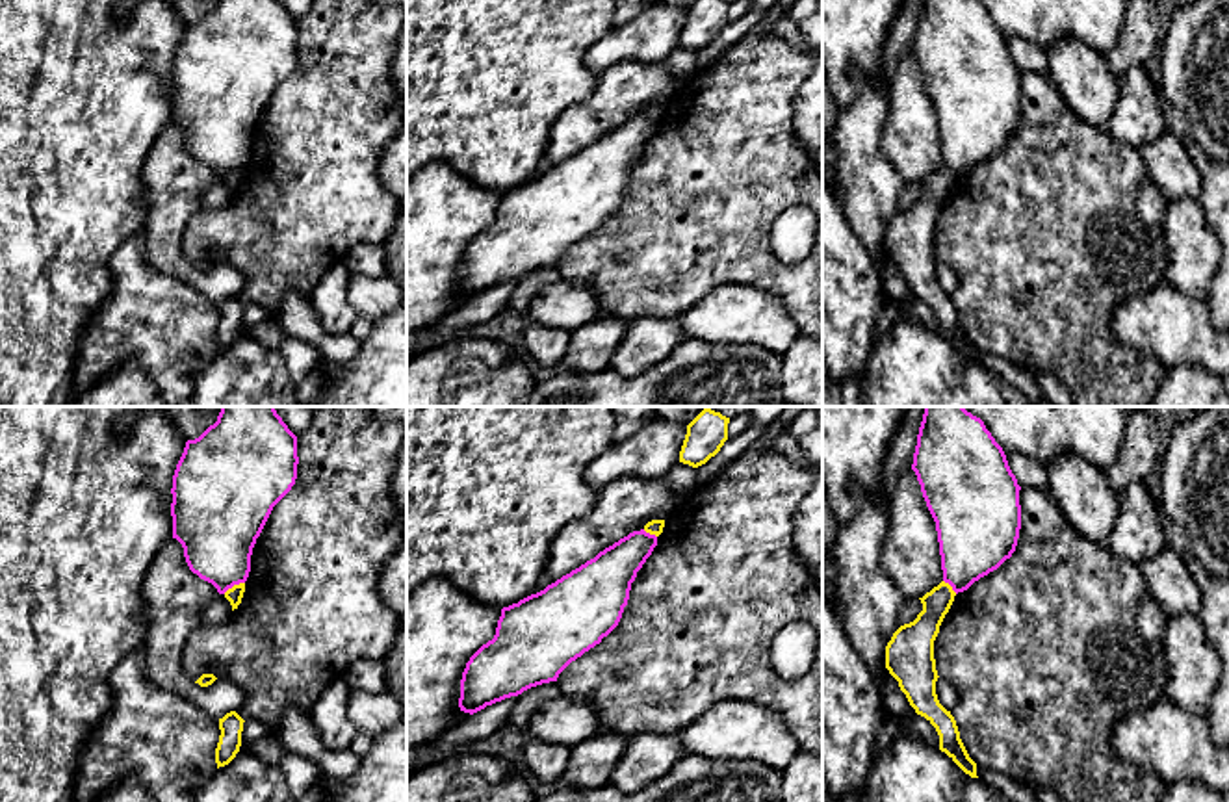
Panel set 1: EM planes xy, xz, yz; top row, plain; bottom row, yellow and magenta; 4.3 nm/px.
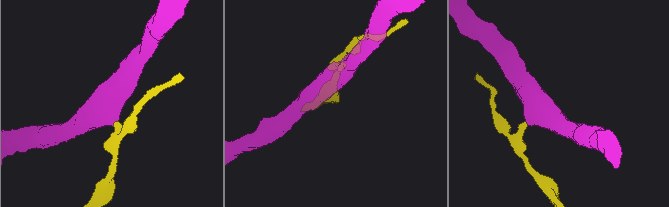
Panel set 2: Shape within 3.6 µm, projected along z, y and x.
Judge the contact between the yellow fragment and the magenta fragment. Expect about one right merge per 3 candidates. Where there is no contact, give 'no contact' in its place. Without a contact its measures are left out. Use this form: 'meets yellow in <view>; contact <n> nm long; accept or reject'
meets yellow in xy; contact 110 nm long; reject

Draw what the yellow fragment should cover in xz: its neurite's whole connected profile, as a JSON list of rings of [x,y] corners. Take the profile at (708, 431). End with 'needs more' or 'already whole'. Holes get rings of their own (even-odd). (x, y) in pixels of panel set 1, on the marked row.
[[[704,408],[689,425],[679,462],[698,468],[715,457],[728,440],[730,418]]] | already whole

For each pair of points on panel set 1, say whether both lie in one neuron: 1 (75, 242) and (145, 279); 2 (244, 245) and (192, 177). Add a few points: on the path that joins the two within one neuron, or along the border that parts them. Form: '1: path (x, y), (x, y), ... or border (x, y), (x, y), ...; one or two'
1: border (140, 229), (112, 257), (112, 292), (101, 305); two
2: border (199, 206), (186, 225), (182, 247); two

